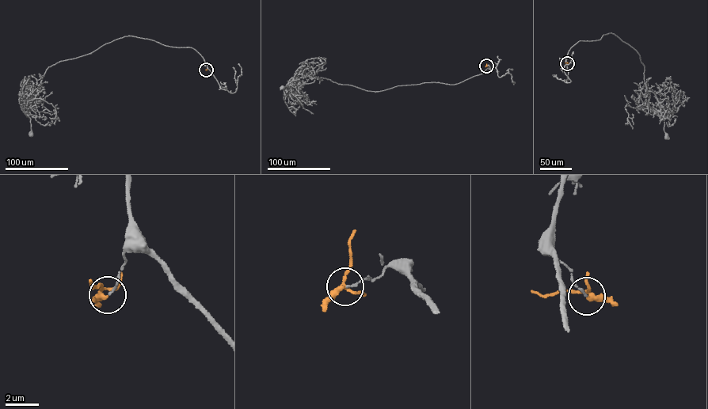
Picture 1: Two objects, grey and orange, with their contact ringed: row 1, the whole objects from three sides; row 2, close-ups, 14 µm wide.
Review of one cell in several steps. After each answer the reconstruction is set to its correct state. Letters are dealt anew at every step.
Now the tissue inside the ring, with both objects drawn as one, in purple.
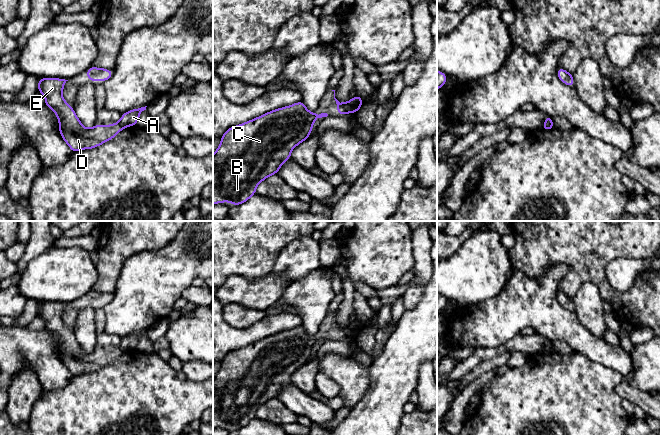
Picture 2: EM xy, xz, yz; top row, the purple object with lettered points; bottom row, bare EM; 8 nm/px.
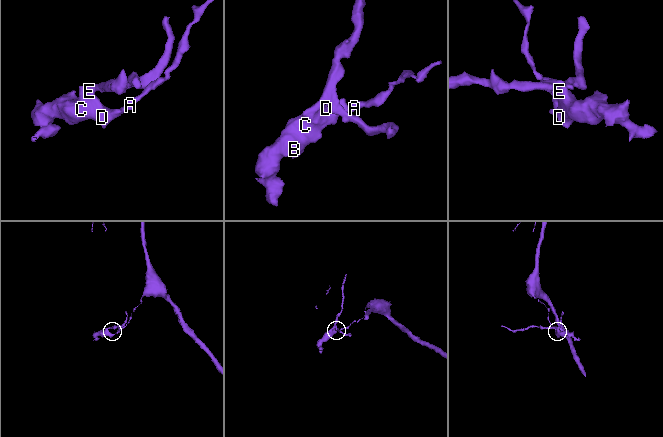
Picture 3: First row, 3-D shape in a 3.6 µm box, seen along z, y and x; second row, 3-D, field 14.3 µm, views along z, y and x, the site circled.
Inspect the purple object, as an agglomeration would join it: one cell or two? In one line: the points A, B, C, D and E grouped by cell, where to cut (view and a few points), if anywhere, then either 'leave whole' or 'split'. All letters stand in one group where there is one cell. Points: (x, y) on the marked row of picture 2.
A / B C D E | xz (344, 103), (346, 112) | split

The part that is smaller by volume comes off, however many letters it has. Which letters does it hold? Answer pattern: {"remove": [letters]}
{"remove": ["B", "C", "D", "E"]}

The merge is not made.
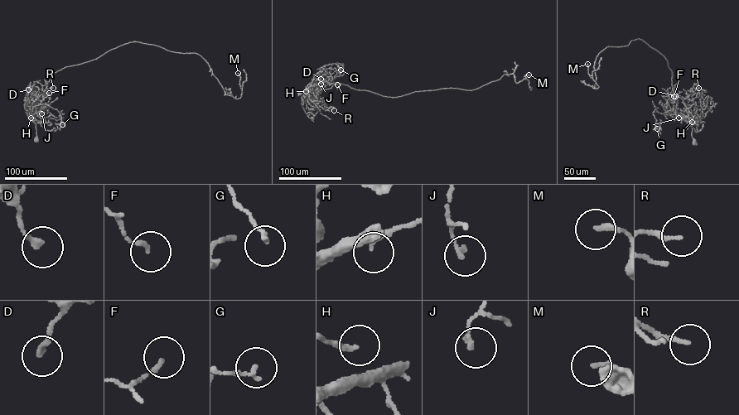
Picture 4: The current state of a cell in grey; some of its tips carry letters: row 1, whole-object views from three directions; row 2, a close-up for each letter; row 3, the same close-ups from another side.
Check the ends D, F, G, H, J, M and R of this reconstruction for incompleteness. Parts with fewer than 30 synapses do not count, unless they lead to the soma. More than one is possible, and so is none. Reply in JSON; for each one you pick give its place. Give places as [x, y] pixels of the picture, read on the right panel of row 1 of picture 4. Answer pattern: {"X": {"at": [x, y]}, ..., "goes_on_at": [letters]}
{"goes_on_at": []}

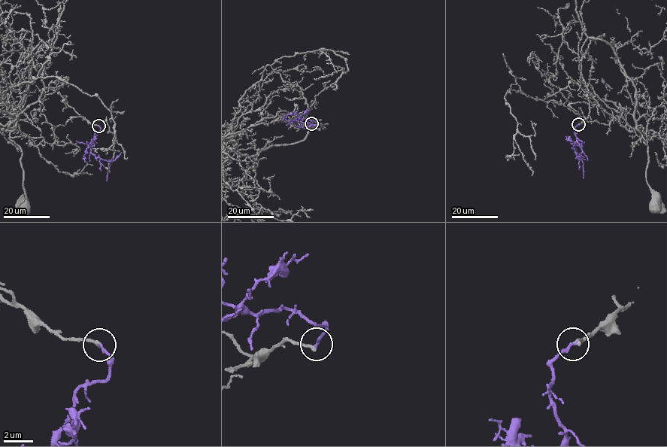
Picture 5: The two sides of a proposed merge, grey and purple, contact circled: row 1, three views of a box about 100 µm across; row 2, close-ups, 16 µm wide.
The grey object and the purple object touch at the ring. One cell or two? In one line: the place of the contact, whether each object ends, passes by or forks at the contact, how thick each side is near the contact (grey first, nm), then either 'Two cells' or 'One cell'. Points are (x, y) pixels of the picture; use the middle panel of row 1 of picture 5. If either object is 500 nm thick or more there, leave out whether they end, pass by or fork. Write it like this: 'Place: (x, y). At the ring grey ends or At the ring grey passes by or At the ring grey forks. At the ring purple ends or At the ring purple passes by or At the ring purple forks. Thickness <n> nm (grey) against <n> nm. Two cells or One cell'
Place: (311, 123). At the ring grey ends. At the ring purple ends. Thickness 240 nm (grey) against 190 nm. One cell

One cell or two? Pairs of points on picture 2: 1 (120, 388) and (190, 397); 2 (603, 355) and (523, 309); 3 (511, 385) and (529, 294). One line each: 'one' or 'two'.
1: one
2: one
3: two

